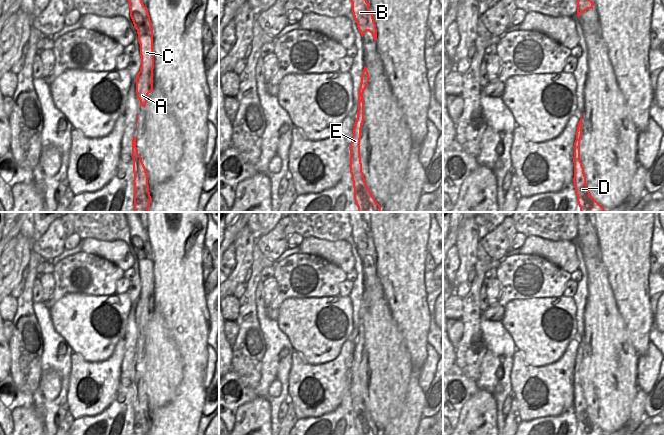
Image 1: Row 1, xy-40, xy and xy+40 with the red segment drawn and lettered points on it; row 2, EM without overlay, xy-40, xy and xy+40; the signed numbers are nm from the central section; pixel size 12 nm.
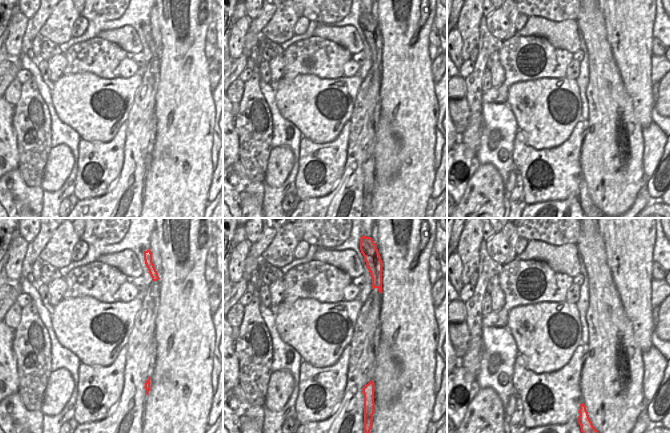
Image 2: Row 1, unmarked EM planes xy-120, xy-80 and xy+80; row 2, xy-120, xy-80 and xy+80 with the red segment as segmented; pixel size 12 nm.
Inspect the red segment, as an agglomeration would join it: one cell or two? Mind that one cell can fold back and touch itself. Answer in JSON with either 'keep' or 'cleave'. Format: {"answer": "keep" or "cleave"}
{"answer": "keep"}

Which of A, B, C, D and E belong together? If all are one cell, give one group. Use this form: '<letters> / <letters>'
A B C D E

